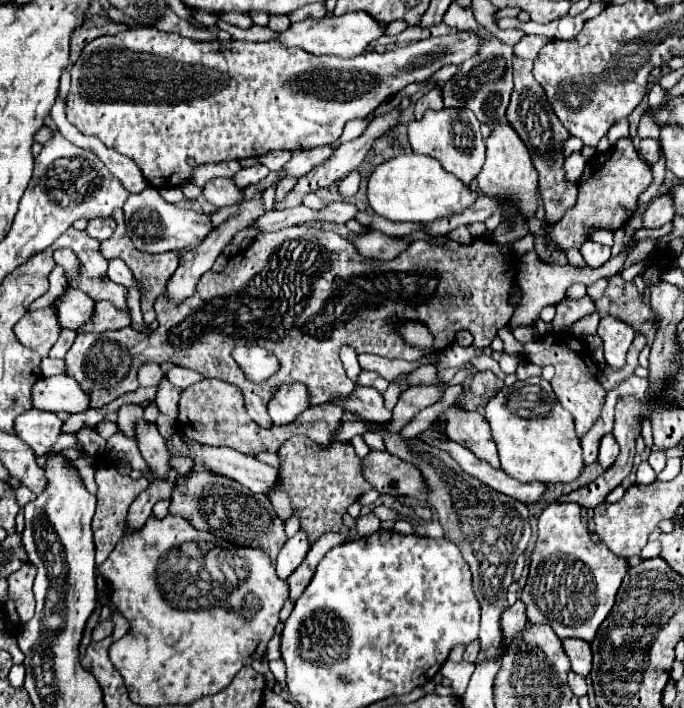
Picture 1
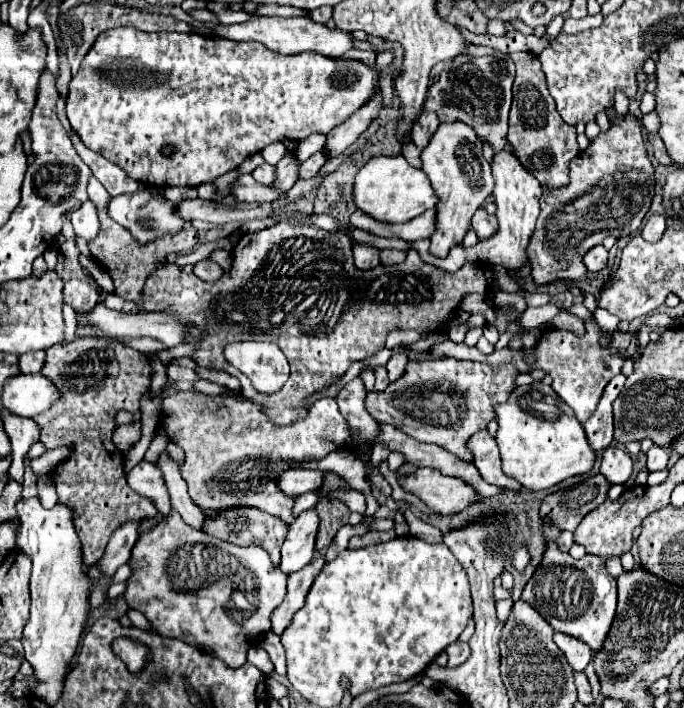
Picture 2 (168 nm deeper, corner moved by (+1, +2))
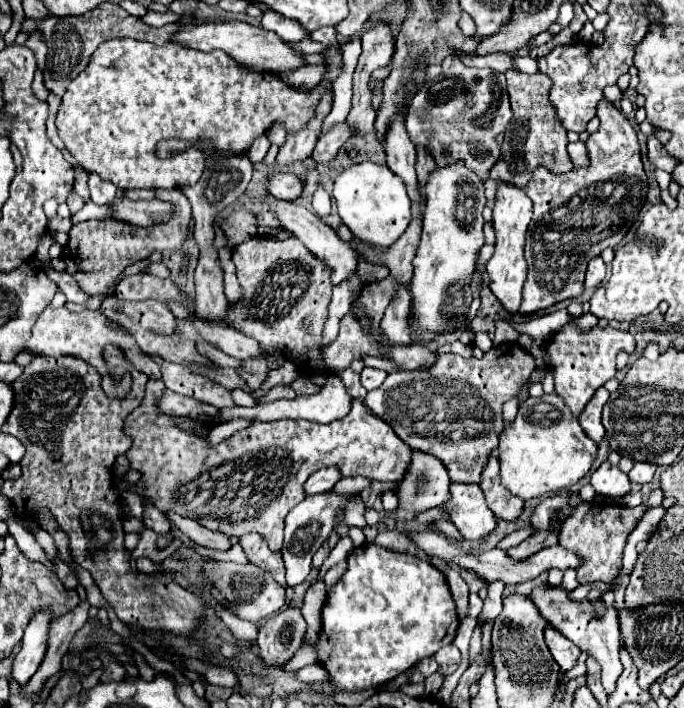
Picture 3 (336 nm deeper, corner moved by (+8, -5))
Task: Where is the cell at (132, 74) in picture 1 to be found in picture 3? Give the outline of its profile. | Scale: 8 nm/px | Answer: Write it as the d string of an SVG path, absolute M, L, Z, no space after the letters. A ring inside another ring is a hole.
M110 39L102 43L98 51L94 51L90 65L66 89L56 117L56 127L64 147L82 165L82 169L112 181L120 189L184 187L196 183L204 173L206 155L198 147L198 137L210 137L212 147L224 155L246 153L252 141L258 135L264 135L276 121L282 121L288 131L306 127L306 119L314 115L314 107L318 105L318 99L326 87L332 91L330 81L322 81L312 91L292 89L274 73L242 71L242 67L238 67L238 63L234 63L234 59L222 51L204 53L174 47L174 43L158 47L136 39ZM162 139L184 139L190 141L192 147L168 159L158 159L156 143Z

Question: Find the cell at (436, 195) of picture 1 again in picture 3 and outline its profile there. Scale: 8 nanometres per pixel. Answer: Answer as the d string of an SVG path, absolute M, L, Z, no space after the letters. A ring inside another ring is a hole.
M364 161L346 167L334 181L334 199L338 215L352 235L376 247L390 247L410 223L410 197L406 195L406 187L386 165Z

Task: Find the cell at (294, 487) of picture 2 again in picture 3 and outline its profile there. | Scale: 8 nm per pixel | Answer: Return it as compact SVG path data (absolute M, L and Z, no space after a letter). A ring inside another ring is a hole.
M322 467L306 481L306 495L330 491L340 479L342 479L342 473L338 467Z

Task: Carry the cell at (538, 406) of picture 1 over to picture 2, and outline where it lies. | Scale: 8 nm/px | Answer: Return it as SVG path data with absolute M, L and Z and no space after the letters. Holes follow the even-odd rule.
M535 382L531 386L517 386L509 400L503 404L495 406L495 416L497 416L497 446L501 450L501 460L503 460L503 472L507 476L515 478L521 486L529 490L549 490L555 484L577 476L577 474L587 474L593 468L595 462L595 452L589 448L585 440L583 426L575 420L573 410L555 394L555 390L543 382Z

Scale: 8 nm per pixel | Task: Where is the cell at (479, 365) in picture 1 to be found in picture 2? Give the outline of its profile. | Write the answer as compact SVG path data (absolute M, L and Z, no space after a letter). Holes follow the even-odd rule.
M595 320L587 322L585 328L587 328L585 336L575 336L567 330L557 330L557 328L543 330L539 342L533 348L533 356L535 356L533 362L527 362L527 350L525 348L513 350L513 348L505 346L505 348L495 350L493 354L487 356L487 354L481 354L477 348L469 348L467 344L455 344L451 340L435 344L429 350L429 356L431 358L449 356L449 358L455 358L455 360L475 360L475 362L485 362L485 364L491 364L491 366L513 364L521 374L527 374L527 372L533 372L533 370L543 370L543 372L551 374L551 378L553 378L553 390L561 396L561 400L565 400L573 408L577 420L581 424L585 424L585 420L589 420L589 416L593 416L593 412L595 412L595 408L597 408L597 404L603 396L605 384L621 372L623 360L619 356L615 356L615 350L625 350L631 342L629 334L617 334L609 348L601 348L599 346L599 334L603 330L597 326L597 322Z

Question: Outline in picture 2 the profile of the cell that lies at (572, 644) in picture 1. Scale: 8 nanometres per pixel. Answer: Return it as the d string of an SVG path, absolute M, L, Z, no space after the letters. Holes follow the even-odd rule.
M555 632L553 640L563 650L565 658L567 658L567 662L573 670L577 670L577 672L585 670L585 666L589 664L591 656L593 656L593 652L589 650L589 646L585 642L573 640L573 636L565 636L565 634L559 634L559 632Z

